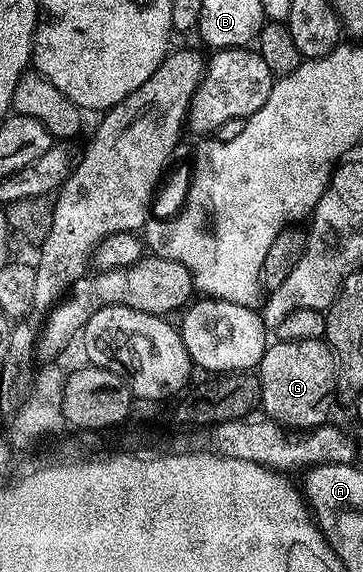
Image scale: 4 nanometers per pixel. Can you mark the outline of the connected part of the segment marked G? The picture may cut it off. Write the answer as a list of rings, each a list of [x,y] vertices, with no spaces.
[[[323,340],[268,343],[257,365],[259,403],[263,415],[285,428],[306,430],[328,423],[331,396],[337,388],[337,365],[332,348]]]

